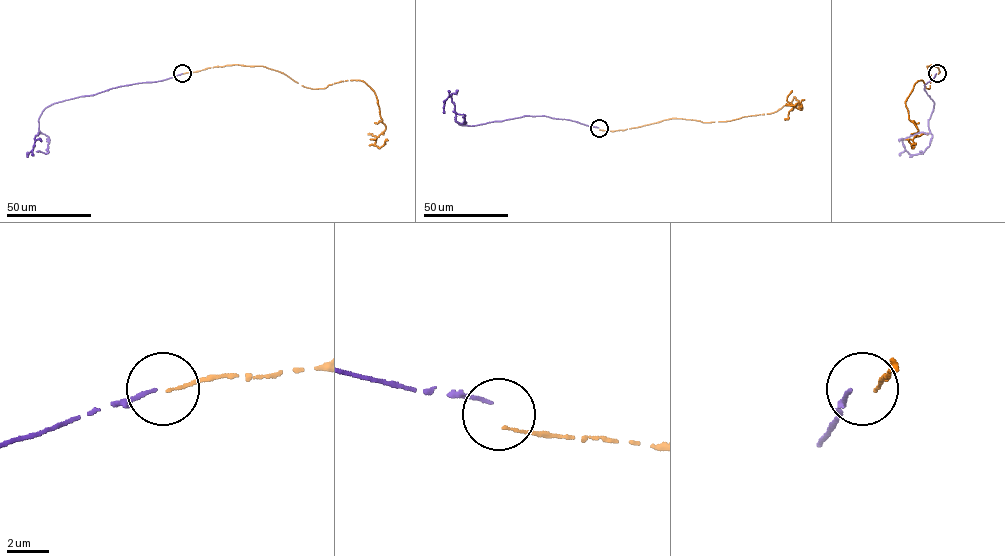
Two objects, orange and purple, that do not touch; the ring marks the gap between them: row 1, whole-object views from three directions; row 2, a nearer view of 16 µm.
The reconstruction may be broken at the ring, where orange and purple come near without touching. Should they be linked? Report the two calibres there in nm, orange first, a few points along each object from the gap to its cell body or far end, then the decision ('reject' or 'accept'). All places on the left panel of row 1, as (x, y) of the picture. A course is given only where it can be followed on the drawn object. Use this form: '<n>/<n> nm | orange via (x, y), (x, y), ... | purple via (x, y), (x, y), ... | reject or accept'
130/170 nm | orange via (183, 73), (233, 65), (263, 66), (315, 89), (363, 81), (385, 126), (375, 144), (388, 140) | purple via (182, 73), (161, 81), (119, 86), (47, 106), (38, 119), (39, 132), (35, 136), (34, 146), (27, 153) | reject

